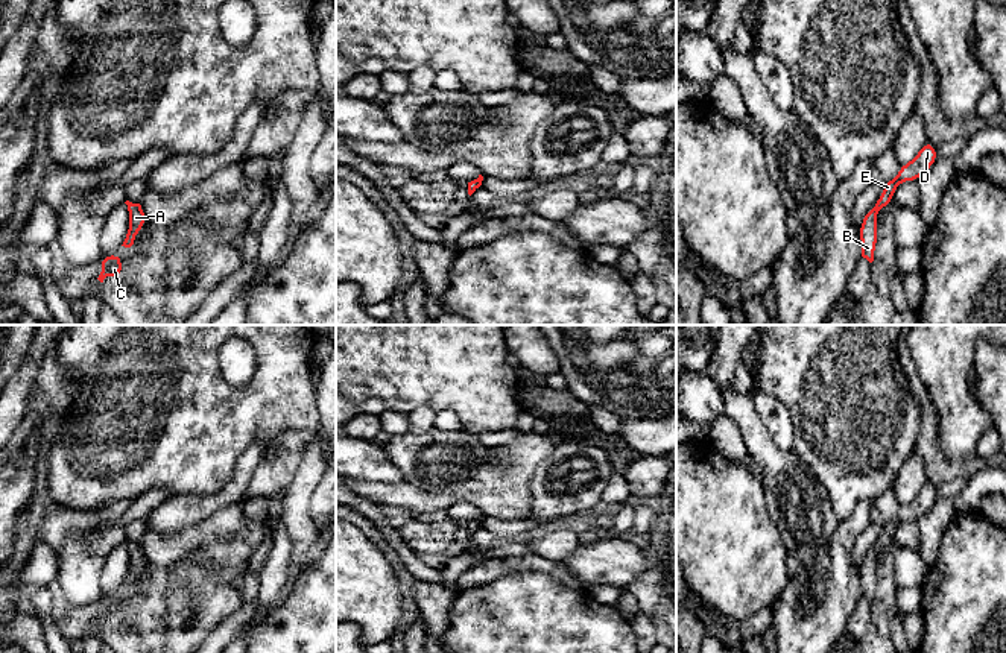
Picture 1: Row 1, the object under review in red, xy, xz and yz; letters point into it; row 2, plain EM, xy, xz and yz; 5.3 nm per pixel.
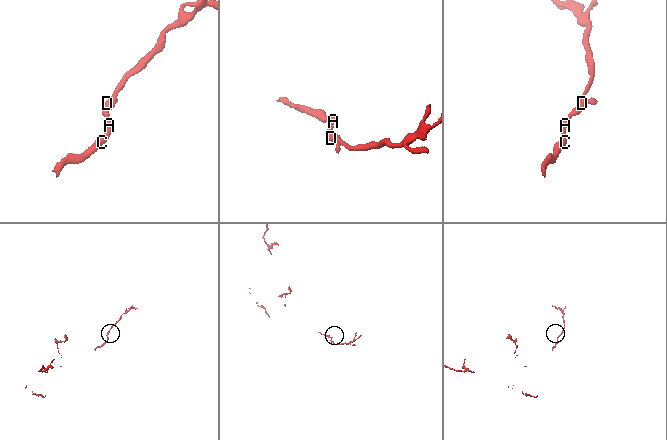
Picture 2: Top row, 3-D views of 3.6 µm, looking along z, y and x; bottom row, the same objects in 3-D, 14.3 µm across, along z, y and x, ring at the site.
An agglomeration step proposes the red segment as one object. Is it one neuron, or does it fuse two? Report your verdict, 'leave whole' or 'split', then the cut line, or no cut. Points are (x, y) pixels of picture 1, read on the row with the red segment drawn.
leave whole; cut none

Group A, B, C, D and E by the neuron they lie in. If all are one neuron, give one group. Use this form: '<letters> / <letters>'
A B C D E

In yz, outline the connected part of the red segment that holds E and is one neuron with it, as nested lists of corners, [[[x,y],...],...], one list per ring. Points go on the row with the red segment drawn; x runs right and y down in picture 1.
[[[925,140],[918,155],[907,164],[901,164],[895,178],[884,182],[884,190],[875,205],[865,213],[860,225],[862,257],[869,263],[874,261],[877,248],[877,213],[886,208],[894,200],[894,193],[901,182],[918,181],[936,161],[936,147]]]

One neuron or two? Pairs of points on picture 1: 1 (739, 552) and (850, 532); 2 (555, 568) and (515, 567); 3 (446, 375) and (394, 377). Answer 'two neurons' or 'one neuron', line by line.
1: two neurons
2: one neuron
3: one neuron

